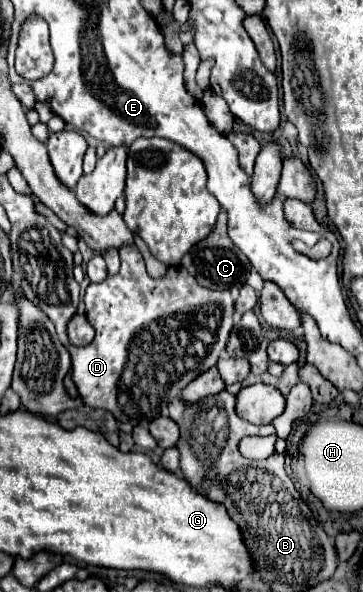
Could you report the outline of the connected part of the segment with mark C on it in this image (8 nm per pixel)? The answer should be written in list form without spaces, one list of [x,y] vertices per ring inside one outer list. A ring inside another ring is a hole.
[[[220,211],[218,221],[214,231],[202,239],[200,243],[196,243],[182,259],[182,265],[190,271],[190,275],[194,275],[194,279],[202,285],[202,287],[210,287],[210,289],[230,289],[234,295],[238,293],[238,289],[246,283],[246,277],[250,273],[250,261],[246,259],[246,255],[234,247],[232,239],[226,233],[226,211]]]

